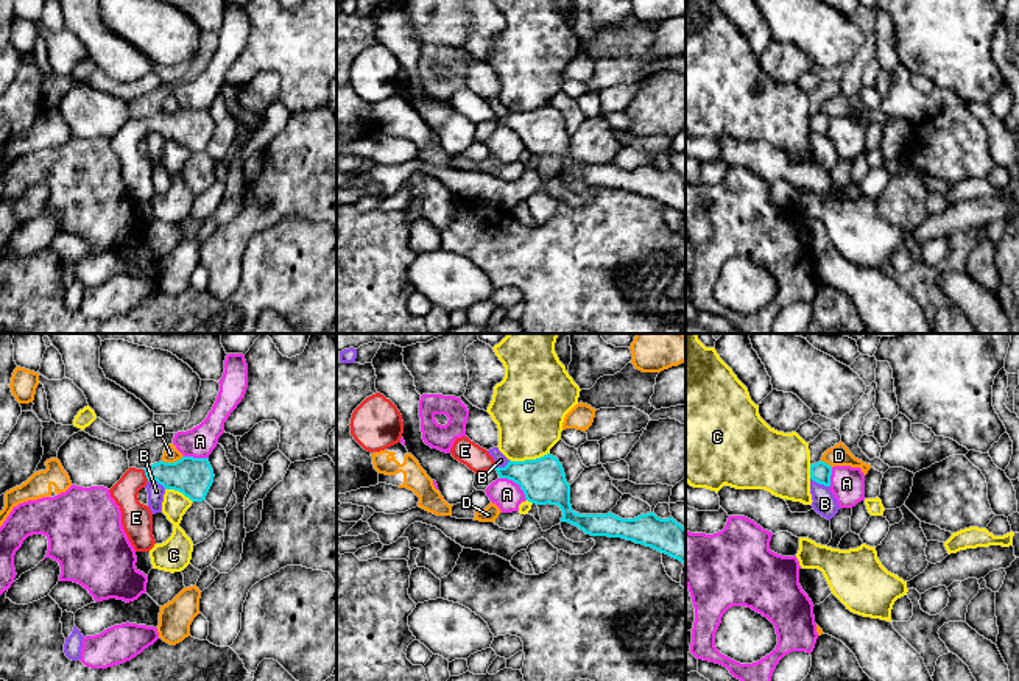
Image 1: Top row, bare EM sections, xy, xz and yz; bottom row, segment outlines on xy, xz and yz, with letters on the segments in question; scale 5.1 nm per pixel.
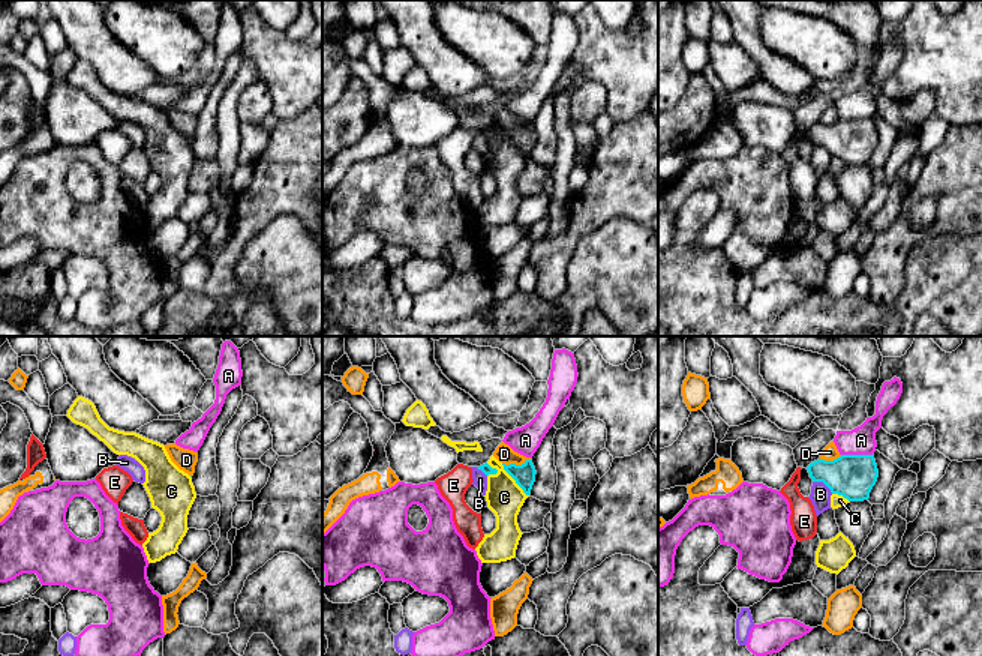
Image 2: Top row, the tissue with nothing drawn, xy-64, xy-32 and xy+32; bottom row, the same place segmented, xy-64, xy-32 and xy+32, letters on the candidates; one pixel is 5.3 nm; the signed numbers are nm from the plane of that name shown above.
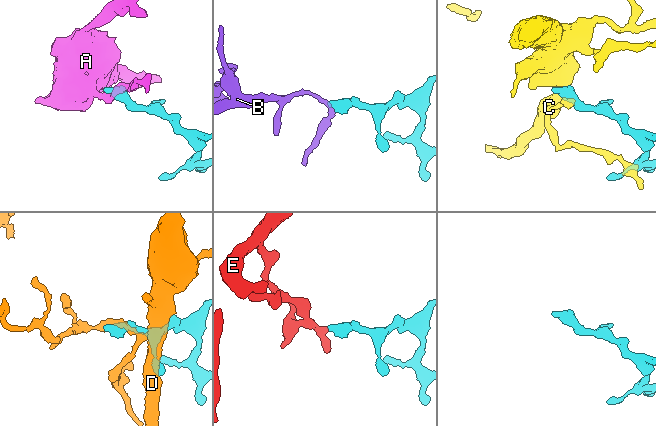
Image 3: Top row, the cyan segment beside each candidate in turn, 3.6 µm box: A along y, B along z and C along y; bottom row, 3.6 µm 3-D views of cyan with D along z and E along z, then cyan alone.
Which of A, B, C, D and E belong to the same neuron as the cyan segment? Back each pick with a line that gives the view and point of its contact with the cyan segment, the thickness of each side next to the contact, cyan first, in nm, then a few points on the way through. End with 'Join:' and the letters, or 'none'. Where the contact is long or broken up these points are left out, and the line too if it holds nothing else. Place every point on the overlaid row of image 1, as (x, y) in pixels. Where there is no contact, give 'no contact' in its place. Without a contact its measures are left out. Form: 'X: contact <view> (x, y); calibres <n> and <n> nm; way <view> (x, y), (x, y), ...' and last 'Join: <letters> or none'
E: contact xy (145, 474); calibres 200 and 160 nm; way xy (193, 477), (145, 474), (131, 488), (136, 518)
Join: E

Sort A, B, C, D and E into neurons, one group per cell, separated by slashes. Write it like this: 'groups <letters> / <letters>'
groups A / B / C / D / E

